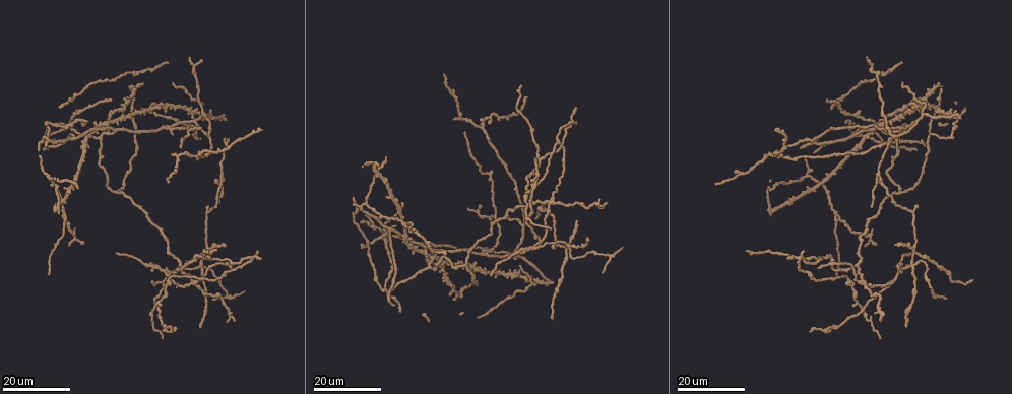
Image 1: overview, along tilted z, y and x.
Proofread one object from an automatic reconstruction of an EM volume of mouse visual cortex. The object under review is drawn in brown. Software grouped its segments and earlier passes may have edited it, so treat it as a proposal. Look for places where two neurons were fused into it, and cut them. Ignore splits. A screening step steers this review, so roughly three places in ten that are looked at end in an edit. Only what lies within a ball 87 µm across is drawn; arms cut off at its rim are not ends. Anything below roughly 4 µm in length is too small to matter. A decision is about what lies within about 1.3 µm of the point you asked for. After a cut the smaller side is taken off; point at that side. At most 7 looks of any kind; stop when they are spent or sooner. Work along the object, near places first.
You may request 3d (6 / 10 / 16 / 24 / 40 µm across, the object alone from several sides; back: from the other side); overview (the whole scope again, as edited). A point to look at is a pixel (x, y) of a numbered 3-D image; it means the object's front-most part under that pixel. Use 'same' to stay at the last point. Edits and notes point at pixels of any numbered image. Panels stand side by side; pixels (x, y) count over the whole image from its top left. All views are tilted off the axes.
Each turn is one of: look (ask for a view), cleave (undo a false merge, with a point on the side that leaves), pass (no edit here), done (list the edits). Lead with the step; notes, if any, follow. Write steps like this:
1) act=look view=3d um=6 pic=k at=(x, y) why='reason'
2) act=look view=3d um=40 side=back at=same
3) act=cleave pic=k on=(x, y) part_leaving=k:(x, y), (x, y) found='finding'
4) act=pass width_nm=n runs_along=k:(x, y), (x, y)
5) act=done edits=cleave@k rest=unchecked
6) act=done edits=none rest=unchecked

act=look view=3d um=24 pic=1 at=(849, 116) why='three-way junction'

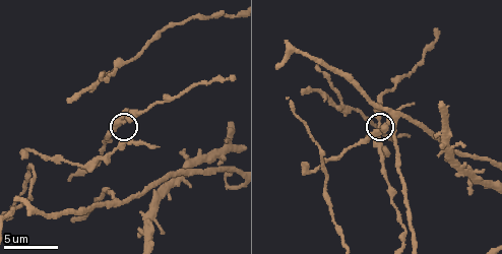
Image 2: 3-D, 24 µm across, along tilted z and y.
act=look view=3d um=6 pic=2 at=(123, 121)

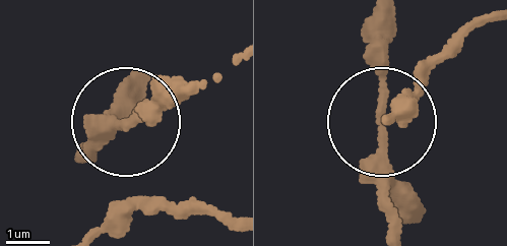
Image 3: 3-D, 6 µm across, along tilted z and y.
act=pass arms=3 found='one neuron here'

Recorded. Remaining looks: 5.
act=look view=3d um=24 pic=1 at=(871, 236) why='calibre changes'

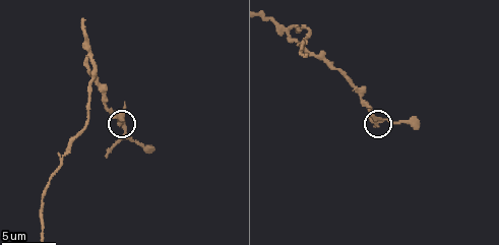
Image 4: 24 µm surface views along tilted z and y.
act=look view=3d um=6 pic=4 at=(122, 127) why='zoom in'

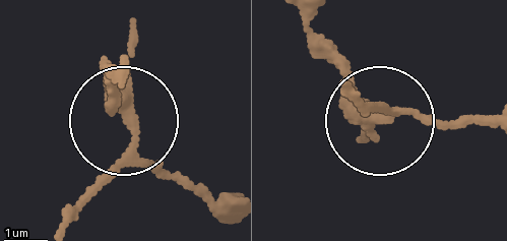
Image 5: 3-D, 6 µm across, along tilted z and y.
act=cleave pic=5 on=(142, 161) found='two neurons meet here'

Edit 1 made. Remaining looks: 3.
act=look view=3d um=16 pic=1 at=(480, 126) why='arms part here'

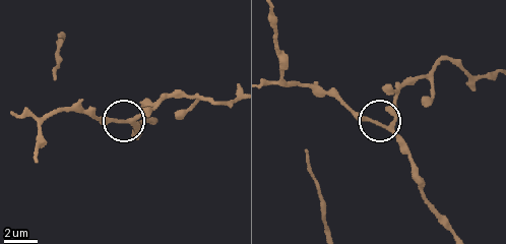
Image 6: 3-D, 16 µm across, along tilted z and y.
act=look view=3d um=6 pic=6 at=(133, 121) why='closer look'

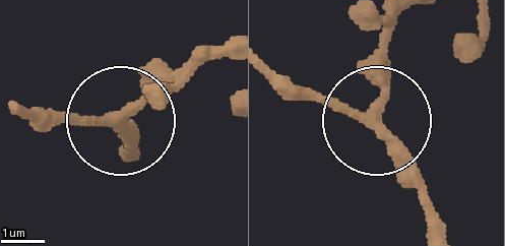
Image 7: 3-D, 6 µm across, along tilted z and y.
act=look view=3d um=6 side=back pic=7 at=(118, 115)

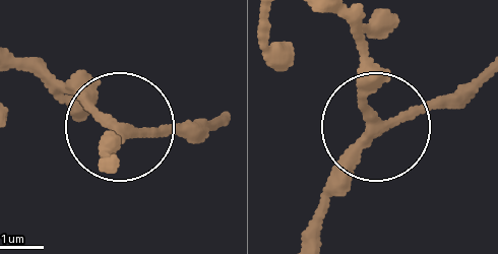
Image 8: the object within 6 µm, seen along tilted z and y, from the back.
act=pass runs_along=8:(105, 156), (113, 123), (41, 60) found='all the same neuron'

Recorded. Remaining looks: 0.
act=done edits=cleave@5 rest=unchecked

